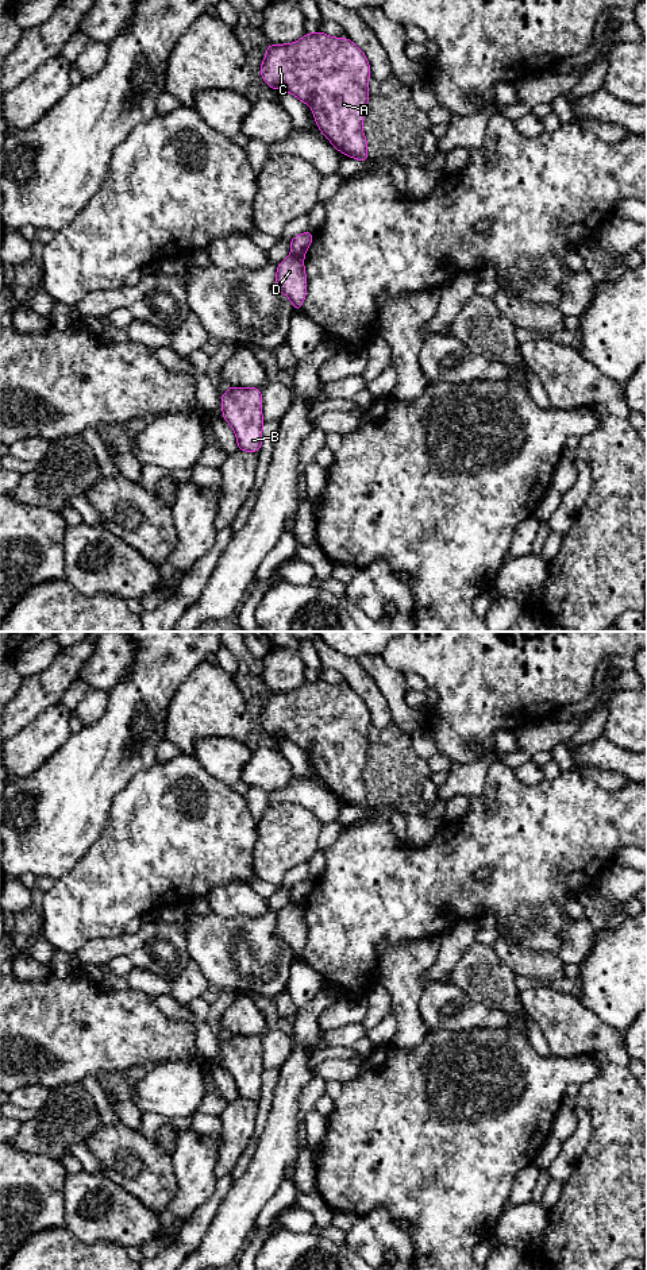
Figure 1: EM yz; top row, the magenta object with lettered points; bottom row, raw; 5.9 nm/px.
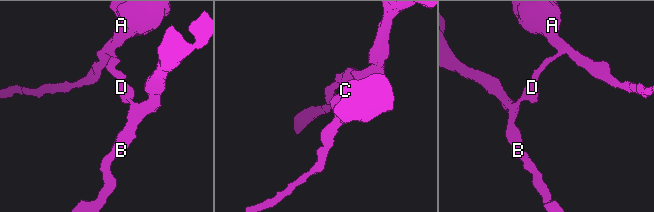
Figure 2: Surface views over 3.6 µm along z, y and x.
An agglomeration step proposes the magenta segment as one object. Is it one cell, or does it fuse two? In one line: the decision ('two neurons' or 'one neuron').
two neurons

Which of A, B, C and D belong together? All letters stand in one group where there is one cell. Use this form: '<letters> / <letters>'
A C / B D

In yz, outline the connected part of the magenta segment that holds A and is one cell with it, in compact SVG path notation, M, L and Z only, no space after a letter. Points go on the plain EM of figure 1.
M320 678L304 682L296 691L269 692L261 711L262 727L270 736L285 737L312 756L315 769L332 794L346 804L369 808L367 787L362 779L369 749L370 713L365 700L348 686L332 686Z

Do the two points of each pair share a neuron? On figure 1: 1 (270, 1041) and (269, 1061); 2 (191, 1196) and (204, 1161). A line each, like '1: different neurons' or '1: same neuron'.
1: same neuron
2: same neuron

